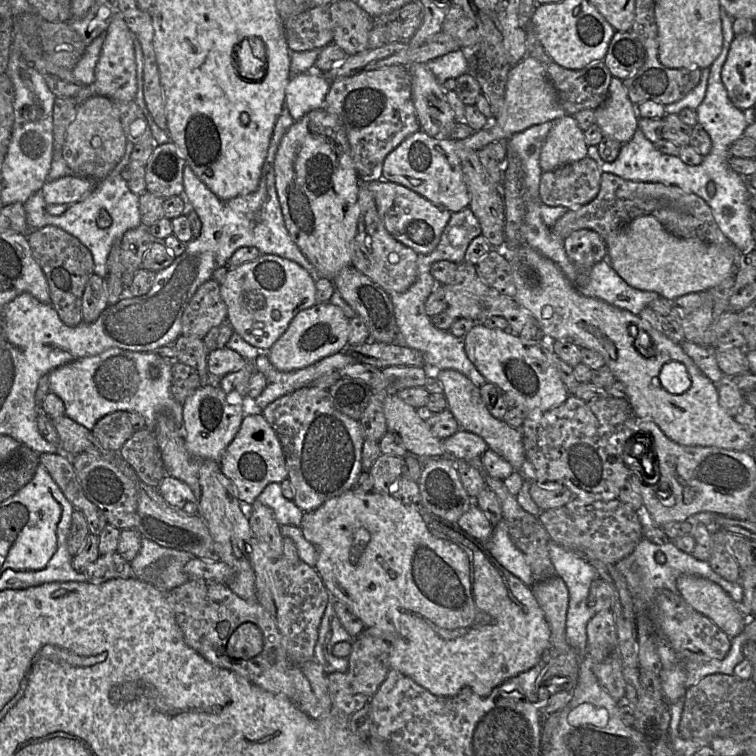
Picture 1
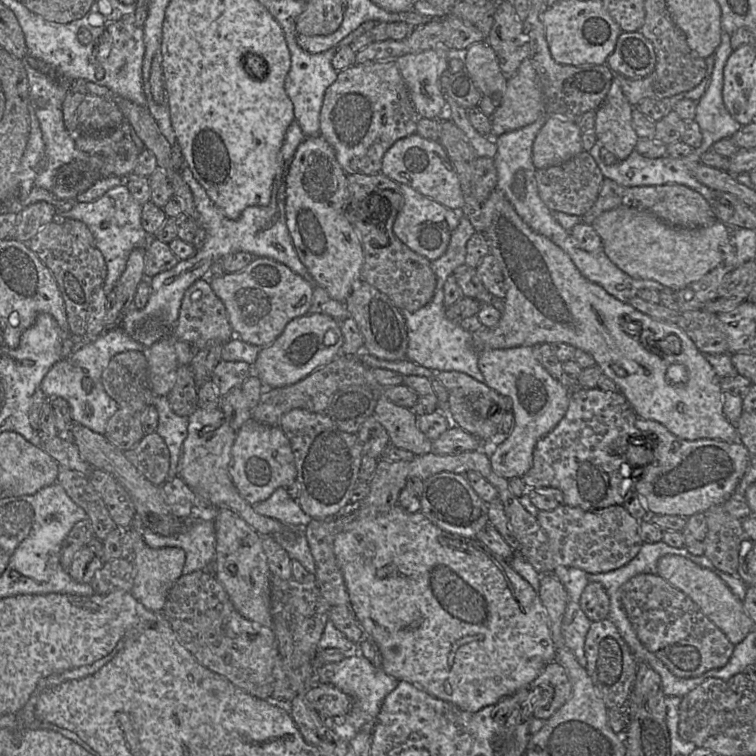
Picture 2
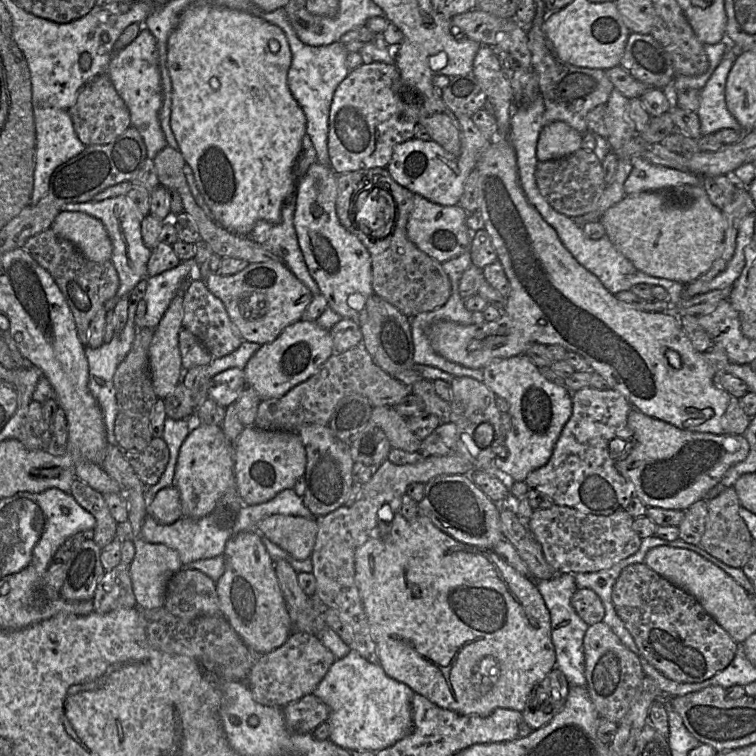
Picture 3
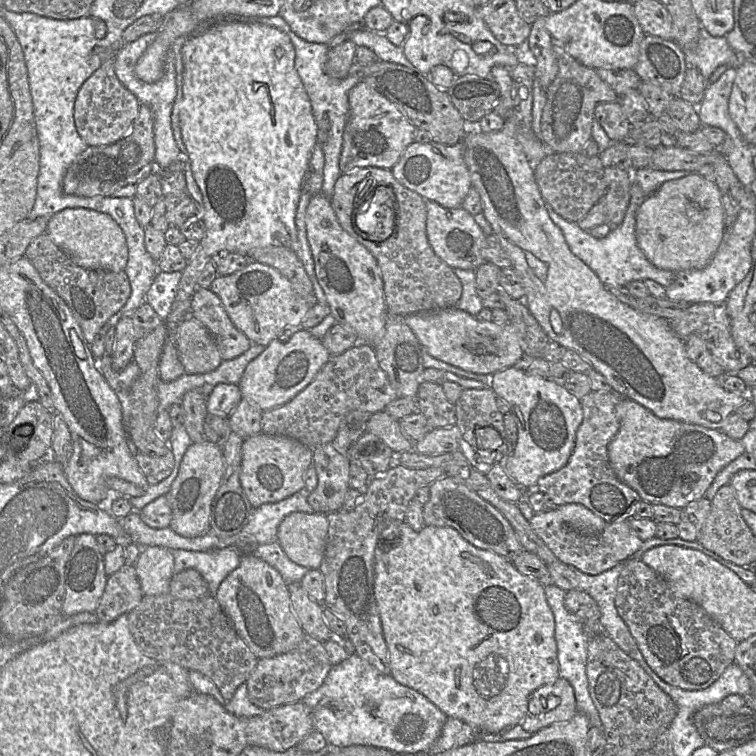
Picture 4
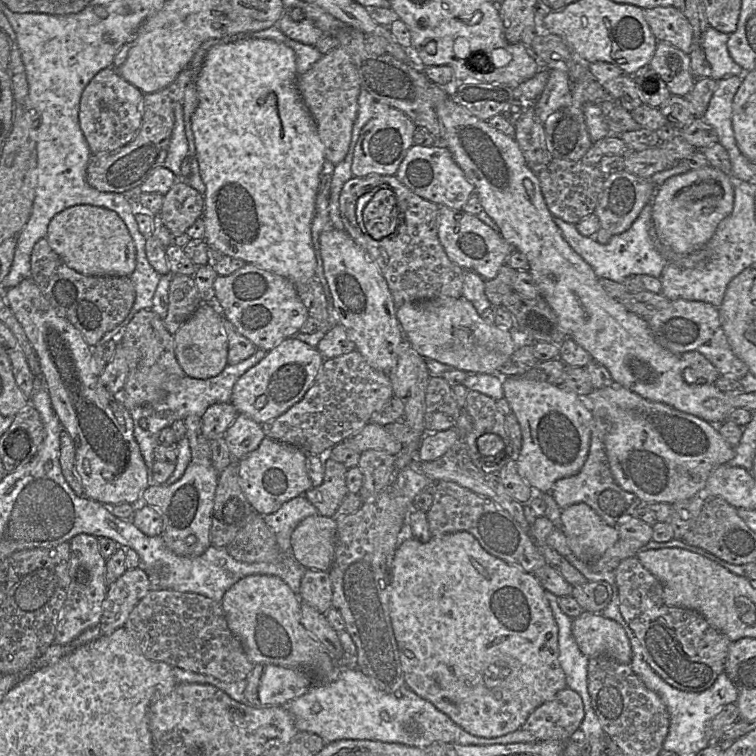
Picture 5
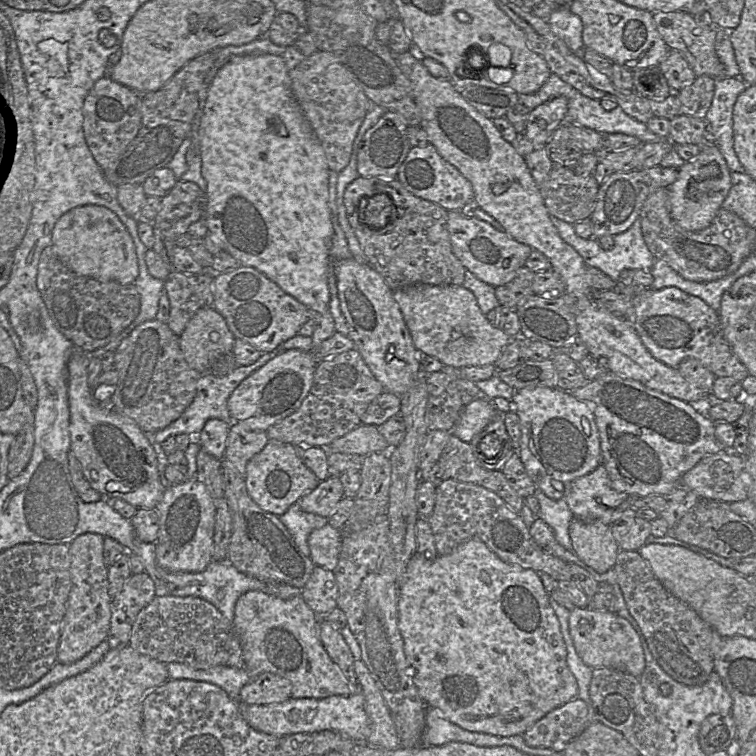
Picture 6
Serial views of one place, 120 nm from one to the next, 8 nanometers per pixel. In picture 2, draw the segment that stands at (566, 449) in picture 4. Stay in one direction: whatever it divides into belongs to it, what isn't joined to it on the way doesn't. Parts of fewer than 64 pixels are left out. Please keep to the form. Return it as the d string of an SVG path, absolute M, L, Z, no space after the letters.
M534 347L481 351L478 367L484 382L499 394L510 397L513 402L514 427L504 441L489 448L491 466L503 478L521 478L532 467L537 441L548 434L566 414L570 393L541 365L534 355Z

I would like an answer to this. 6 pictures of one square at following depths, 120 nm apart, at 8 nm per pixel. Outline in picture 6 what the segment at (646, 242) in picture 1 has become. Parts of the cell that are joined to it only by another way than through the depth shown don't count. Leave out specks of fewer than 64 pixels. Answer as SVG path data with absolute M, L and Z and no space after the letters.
M717 146L701 150L695 159L677 170L677 179L667 188L671 217L685 230L703 230L710 226L729 193L731 171Z

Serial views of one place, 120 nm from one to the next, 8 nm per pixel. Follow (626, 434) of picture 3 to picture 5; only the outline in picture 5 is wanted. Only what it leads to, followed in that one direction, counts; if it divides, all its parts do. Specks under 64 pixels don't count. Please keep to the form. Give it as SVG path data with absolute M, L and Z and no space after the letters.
M594 417L591 429L591 441L587 459L581 470L572 476L557 480L550 494L561 509L573 504L589 505L601 519L612 527L618 527L626 519L633 517L634 512L643 502L634 493L622 489L615 481L605 451L605 437L611 430L611 422L607 418Z

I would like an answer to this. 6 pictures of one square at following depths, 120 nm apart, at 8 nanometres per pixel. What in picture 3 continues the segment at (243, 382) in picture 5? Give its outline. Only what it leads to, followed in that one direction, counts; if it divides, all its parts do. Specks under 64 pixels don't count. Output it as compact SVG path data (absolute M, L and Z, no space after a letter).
M301 319L287 326L274 341L261 346L244 368L245 379L261 400L278 398L306 381L333 354L330 330L320 327L315 321Z

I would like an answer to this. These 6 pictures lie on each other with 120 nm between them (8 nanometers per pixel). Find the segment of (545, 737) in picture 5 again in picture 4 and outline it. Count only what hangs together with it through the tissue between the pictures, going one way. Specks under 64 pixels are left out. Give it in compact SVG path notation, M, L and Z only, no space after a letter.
M559 677L532 693L528 711L520 725L525 731L534 734L554 723L572 719L577 712L573 687Z

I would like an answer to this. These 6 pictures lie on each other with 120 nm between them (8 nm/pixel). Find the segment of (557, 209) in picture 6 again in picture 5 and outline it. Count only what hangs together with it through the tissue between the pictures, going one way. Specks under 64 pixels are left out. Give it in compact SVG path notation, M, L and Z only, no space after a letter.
M553 158L538 174L538 178L542 195L551 214L575 225L594 213L602 192L605 176L598 166L588 166L581 161Z

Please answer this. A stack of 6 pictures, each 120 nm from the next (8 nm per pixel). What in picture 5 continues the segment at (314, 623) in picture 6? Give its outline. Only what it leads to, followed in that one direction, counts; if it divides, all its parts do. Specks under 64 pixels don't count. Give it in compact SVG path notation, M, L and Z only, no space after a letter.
M249 575L231 586L221 606L228 626L255 665L273 664L301 670L315 685L335 680L339 668L326 648L301 623L301 599L279 577Z

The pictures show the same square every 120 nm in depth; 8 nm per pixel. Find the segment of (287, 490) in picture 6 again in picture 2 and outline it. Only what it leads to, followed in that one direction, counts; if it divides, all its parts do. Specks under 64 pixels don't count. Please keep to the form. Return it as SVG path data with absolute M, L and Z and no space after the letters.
M252 417L237 431L229 465L230 477L240 495L251 505L268 499L278 487L288 487L297 477L291 443L279 426L260 423Z

